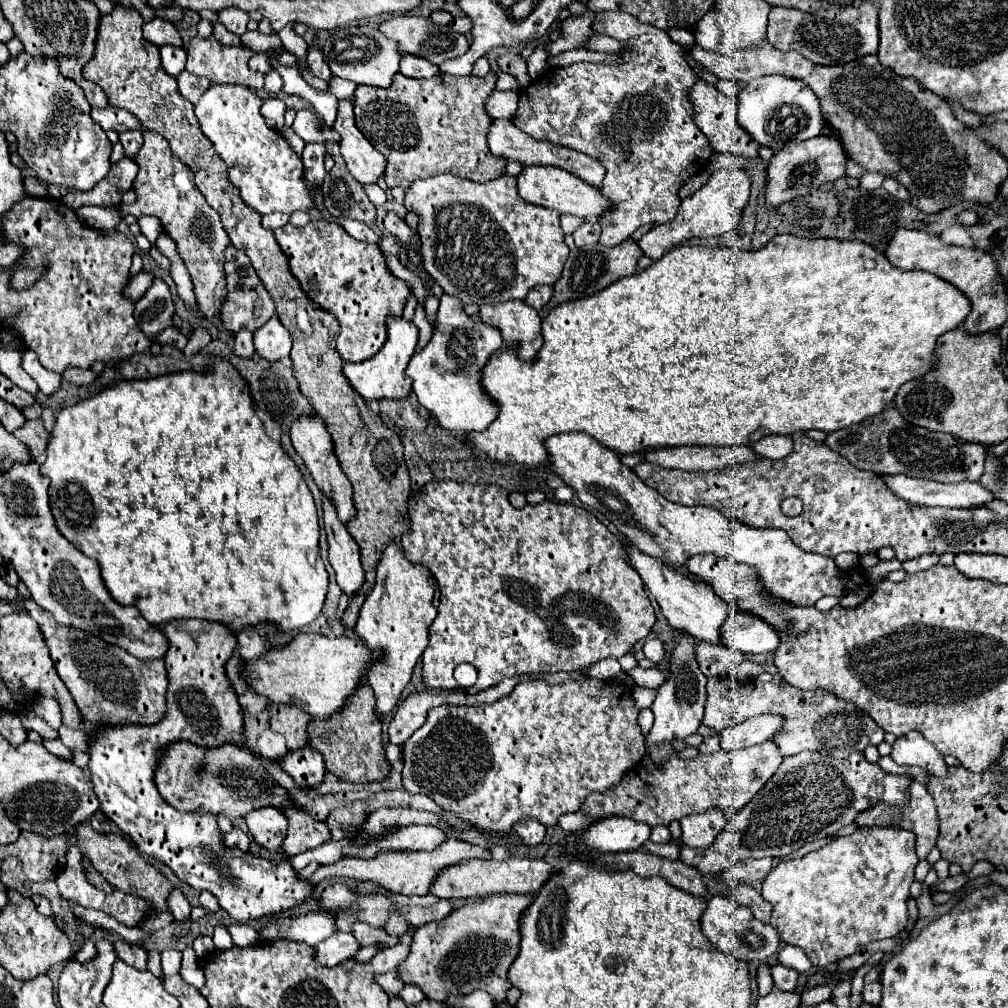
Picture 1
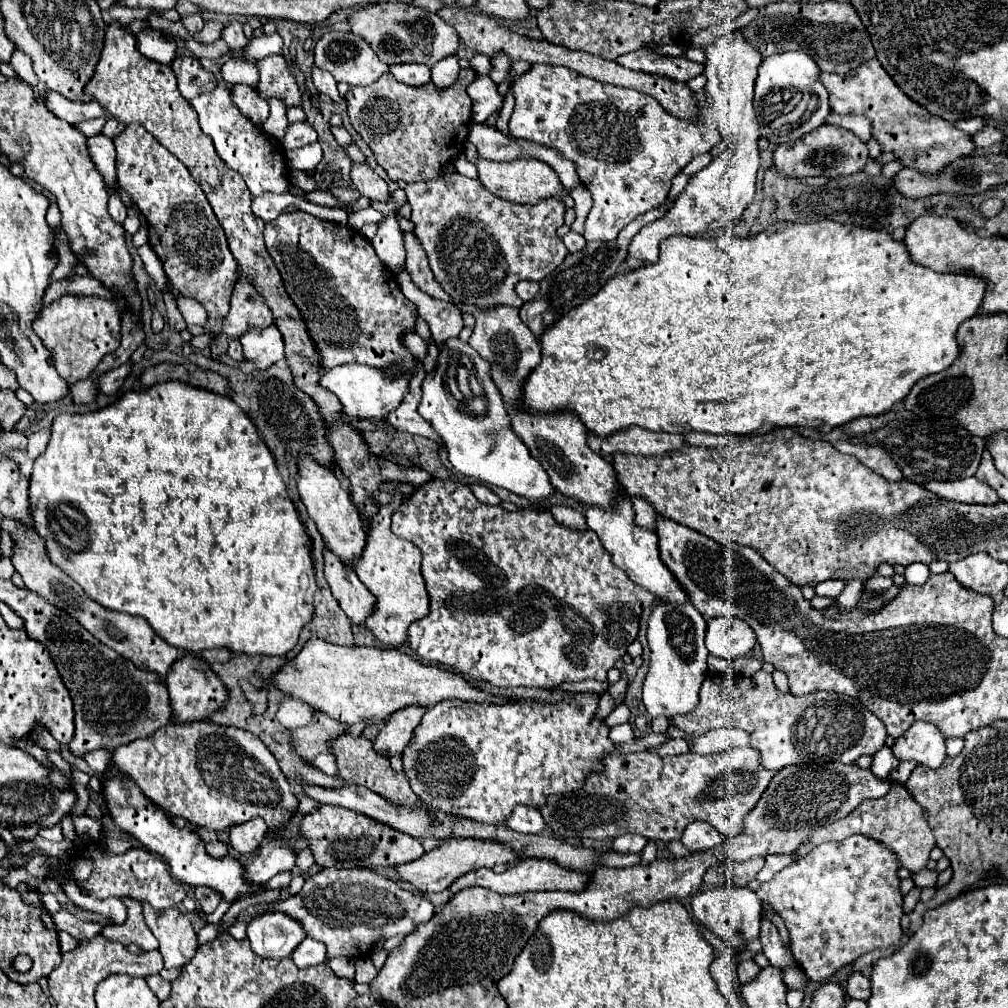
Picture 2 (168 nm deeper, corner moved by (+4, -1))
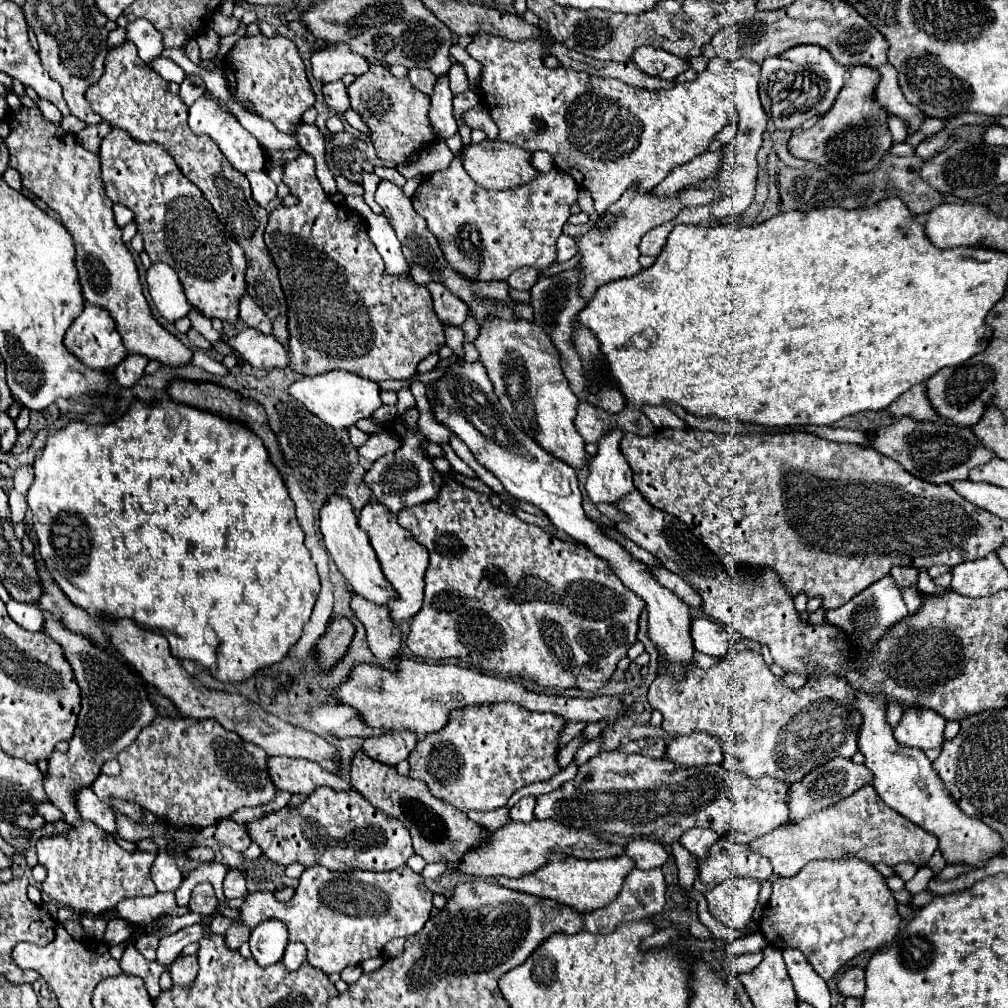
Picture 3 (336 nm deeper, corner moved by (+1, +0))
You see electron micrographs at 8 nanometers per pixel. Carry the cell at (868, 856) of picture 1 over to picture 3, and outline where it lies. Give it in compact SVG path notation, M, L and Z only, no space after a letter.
M858 858L816 860L794 878L772 884L772 896L760 918L760 932L776 950L796 948L824 980L830 980L856 954L882 948L898 932L896 900L882 874Z

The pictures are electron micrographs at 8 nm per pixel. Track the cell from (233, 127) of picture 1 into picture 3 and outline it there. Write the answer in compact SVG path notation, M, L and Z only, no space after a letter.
M198 98L190 106L188 126L190 126L190 130L194 134L206 134L206 136L210 136L220 146L220 150L226 154L226 158L234 164L234 168L238 168L242 174L246 174L250 170L264 170L266 154L264 154L262 146L258 144L258 140L232 114L220 110L220 106L216 102L206 100L206 98Z

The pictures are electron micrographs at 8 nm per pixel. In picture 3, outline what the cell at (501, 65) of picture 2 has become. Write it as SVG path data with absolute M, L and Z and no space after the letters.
M480 32L472 36L466 52L482 64L480 98L498 126L498 140L516 144L524 150L546 150L560 172L578 172L580 188L592 194L598 214L604 214L606 208L614 204L632 182L638 182L642 192L652 190L674 166L686 164L704 154L714 136L726 126L726 110L730 110L731 105L736 108L732 100L732 92L736 90L734 82L726 70L721 72L723 60L718 57L709 60L707 69L690 84L674 84L670 90L634 90L634 86L620 80L588 76L570 68L546 68L544 56L548 56L547 46L547 41L538 38L514 42Z

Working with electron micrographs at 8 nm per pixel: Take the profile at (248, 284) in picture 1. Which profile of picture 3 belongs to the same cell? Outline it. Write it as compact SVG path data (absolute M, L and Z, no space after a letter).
M242 296L240 300L240 320L246 322L250 328L260 330L262 334L270 334L272 332L272 322L270 318L264 314L264 310L260 310L260 306L246 296Z

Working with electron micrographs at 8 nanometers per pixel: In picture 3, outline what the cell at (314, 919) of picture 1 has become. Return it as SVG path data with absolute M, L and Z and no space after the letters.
M278 920L260 922L256 928L252 928L248 944L254 960L260 966L272 966L282 960L284 948L288 944L288 930Z

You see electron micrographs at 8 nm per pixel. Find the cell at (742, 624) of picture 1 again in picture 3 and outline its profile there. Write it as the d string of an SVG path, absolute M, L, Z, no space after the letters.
M694 618L692 620L692 644L694 650L704 652L714 658L722 658L728 654L732 640L728 632L710 618Z

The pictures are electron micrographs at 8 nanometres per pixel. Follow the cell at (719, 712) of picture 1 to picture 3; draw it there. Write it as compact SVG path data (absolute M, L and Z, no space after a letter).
M736 650L710 668L686 666L686 678L680 682L668 672L668 660L660 658L648 702L662 712L666 732L678 736L708 732L718 738L726 756L722 766L730 774L772 776L792 784L830 758L854 756L862 716L852 710L852 694L854 690L836 674L808 678L802 688L792 690L770 672L760 652Z

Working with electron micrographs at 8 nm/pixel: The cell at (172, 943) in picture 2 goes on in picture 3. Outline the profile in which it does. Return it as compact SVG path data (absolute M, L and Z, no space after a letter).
M180 956L174 960L174 964L170 966L170 974L172 974L172 982L174 986L192 986L192 982L196 980L198 974L198 960L196 956Z

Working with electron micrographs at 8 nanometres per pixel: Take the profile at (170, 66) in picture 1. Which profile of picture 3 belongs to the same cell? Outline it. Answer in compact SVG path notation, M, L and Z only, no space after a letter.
M134 20L126 26L126 42L134 42L138 48L138 56L148 62L160 56L164 50L160 32L148 24L148 20Z

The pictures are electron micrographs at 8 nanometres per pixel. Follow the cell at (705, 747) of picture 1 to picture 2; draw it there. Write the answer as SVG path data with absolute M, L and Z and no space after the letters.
M669 739L665 745L653 749L655 753L659 753L661 757L667 757L667 755L683 755L683 753L689 753L691 751L691 745L687 739Z

